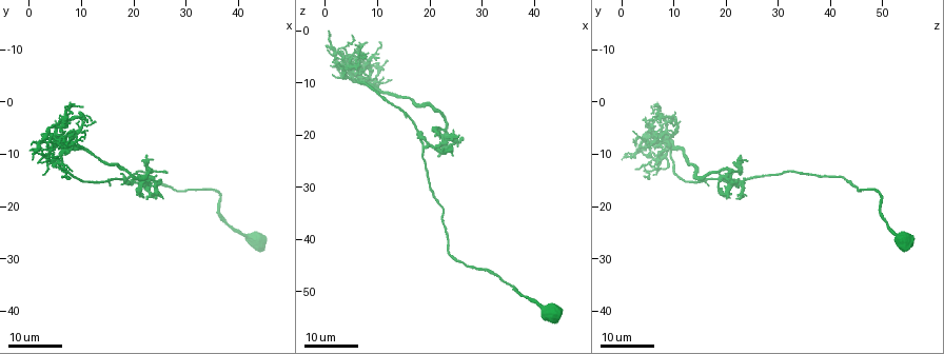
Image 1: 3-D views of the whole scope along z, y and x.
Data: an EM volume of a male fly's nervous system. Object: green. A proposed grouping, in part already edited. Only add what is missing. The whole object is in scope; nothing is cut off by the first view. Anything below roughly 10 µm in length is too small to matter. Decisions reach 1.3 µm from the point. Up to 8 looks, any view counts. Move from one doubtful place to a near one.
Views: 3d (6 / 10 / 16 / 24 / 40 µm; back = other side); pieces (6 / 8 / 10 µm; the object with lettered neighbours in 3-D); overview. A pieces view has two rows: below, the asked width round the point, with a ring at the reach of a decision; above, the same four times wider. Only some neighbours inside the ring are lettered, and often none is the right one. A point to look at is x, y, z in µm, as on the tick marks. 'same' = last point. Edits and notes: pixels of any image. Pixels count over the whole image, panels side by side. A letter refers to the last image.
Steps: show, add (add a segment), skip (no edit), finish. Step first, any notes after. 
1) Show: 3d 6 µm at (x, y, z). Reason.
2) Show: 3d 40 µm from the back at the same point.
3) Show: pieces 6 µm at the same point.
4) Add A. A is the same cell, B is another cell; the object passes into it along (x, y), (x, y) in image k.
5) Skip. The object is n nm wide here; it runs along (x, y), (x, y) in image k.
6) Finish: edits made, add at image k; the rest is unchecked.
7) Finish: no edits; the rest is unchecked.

Show: 3d 16 µm at (25.5, 18.0, 20.5).

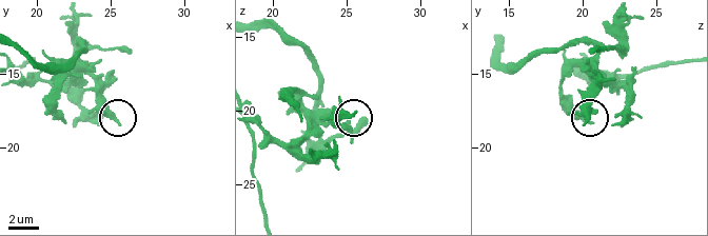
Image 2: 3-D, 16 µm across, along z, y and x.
Show: pieces 8 µm at (25.4, 18.4, 20.2).

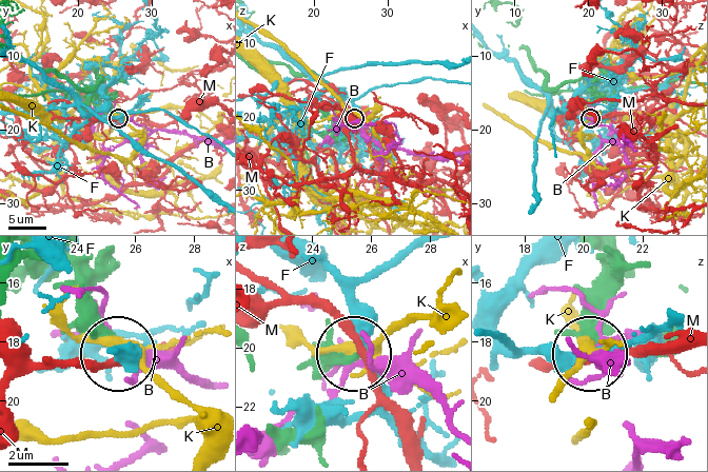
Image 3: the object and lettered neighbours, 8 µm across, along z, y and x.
Skip. B, F, K and M are other cells; none of them fits.

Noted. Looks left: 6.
Show: 3d 16 µm at (26.0, 14.0, 21.0). Thick end.

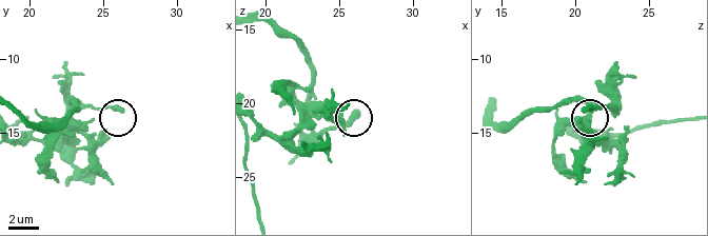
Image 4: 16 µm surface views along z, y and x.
Show: pieces 8 µm at (26.2, 13.4, 20.4).

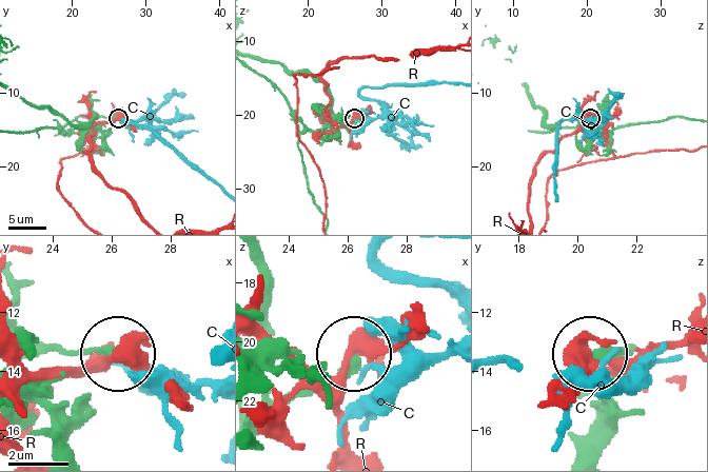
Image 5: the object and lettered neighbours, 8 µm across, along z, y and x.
Skip. C and R are other cells; no lettered segment goes on from it.

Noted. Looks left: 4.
Show: 3d 16 µm at (12.5, 3.5, 9.0). Thin end.

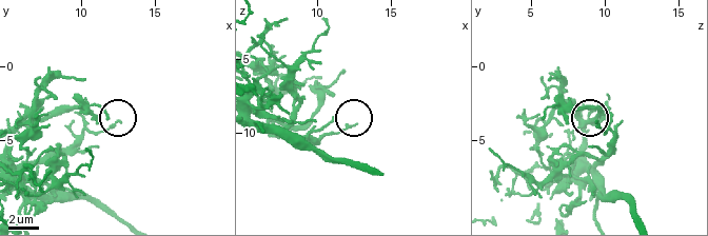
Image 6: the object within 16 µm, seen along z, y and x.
Show: pieces 10 µm at (12.6, 3.6, 9.4).

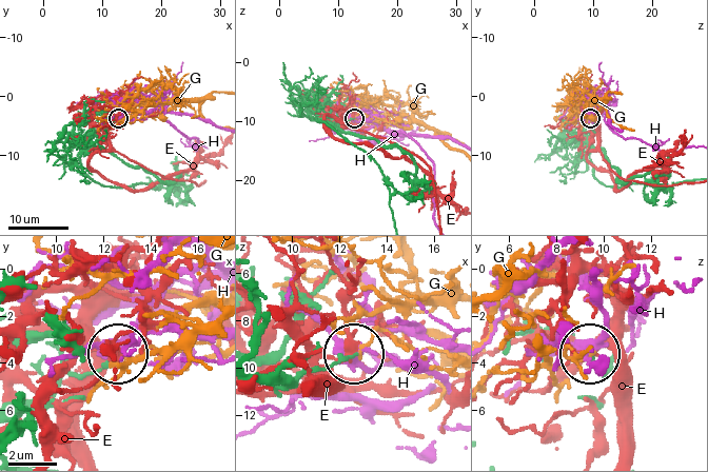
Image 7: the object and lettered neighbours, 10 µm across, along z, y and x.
Skip. E, G and H are other cells; no lettered segment goes on from it.

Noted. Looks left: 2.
Show: 3d 16 µm at (10.5, 1.0, 6.5). Thin end.

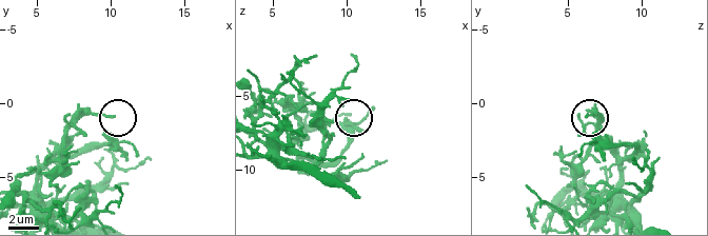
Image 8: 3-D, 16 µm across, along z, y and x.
Show: pieces 8 µm at (10.2, 1.0, 6.2).

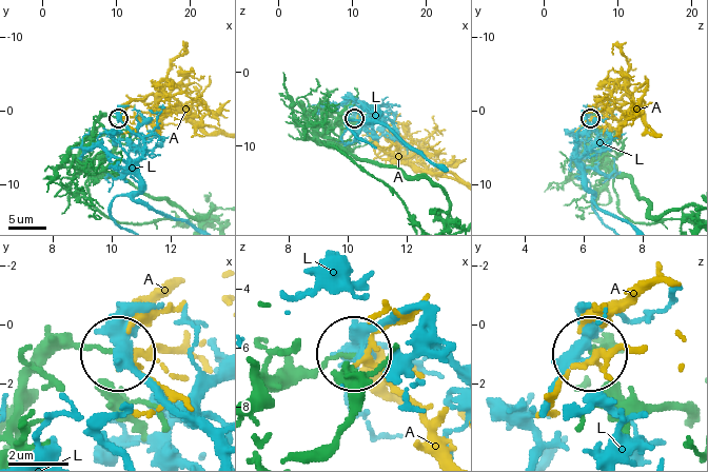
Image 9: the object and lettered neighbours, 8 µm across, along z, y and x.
Skip. The object is 110 nm wide here; A and L are other cells; it runs along (254, 389), (352, 356) in image 9; none of them fits.

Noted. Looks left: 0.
Finish: no edits; the rest is unchecked.

